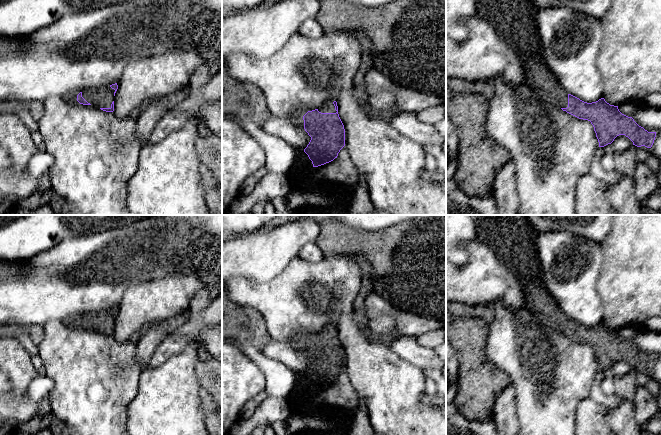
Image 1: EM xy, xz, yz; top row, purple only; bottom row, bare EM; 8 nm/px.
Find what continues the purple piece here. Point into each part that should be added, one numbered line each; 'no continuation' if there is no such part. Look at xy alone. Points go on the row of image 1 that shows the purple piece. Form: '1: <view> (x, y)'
1: xy (102, 98)

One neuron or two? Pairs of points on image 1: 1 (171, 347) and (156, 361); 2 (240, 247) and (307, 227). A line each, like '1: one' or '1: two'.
1: one
2: one

